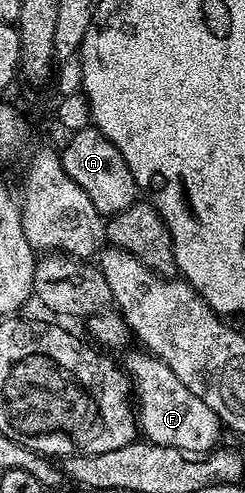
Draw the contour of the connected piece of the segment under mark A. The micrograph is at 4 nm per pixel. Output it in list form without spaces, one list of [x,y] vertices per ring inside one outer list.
[[[88,127],[70,134],[66,138],[67,146],[61,149],[65,175],[89,195],[93,207],[103,214],[104,218],[112,217],[114,213],[125,211],[140,196],[141,190],[133,179],[133,171],[129,171],[129,163],[125,163],[125,155],[105,139],[105,135],[94,127]]]

